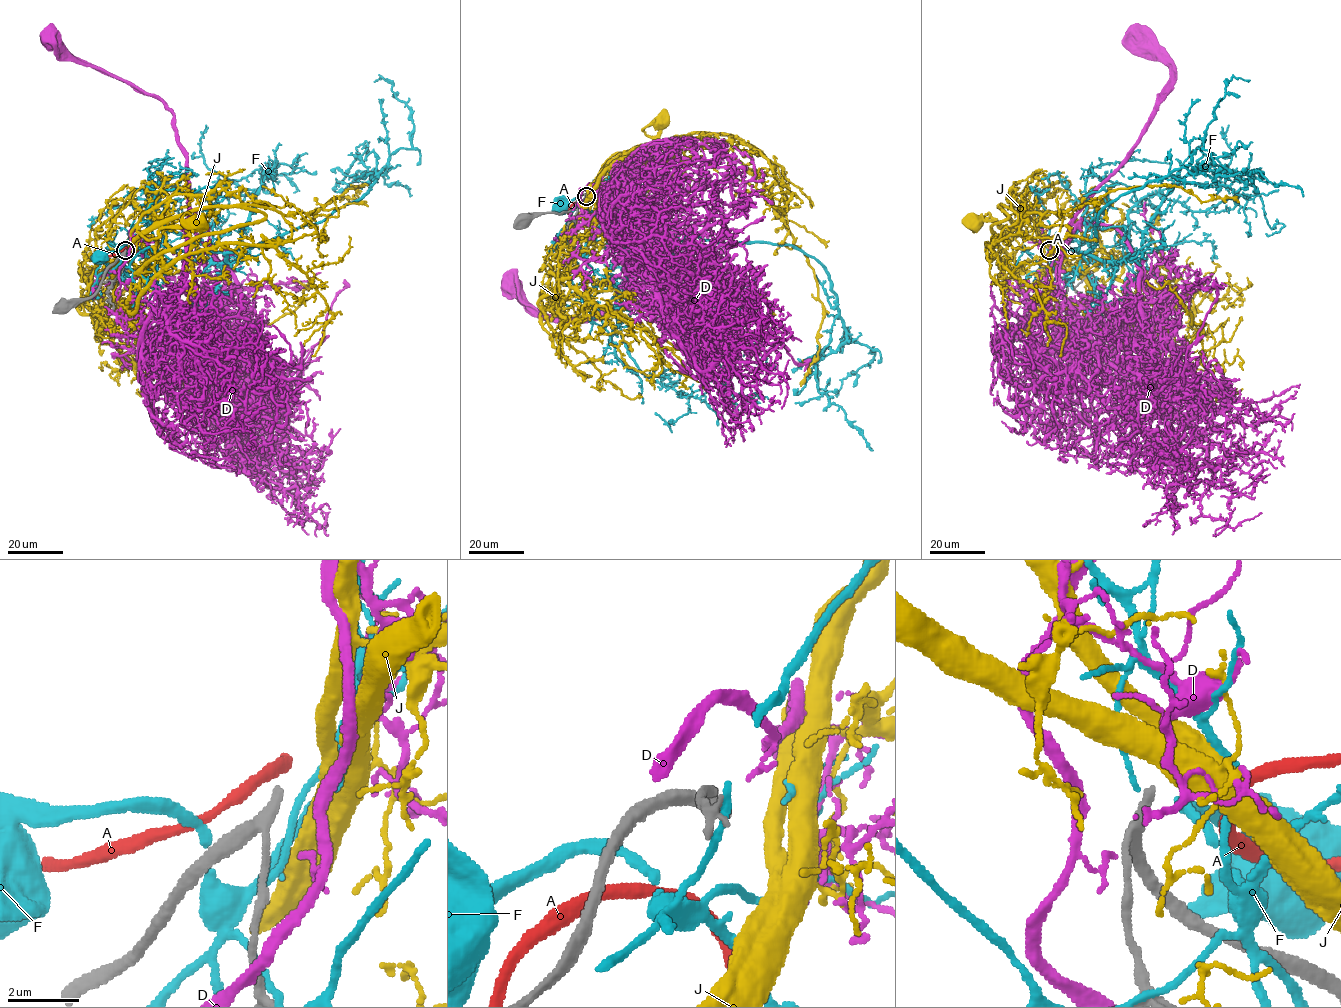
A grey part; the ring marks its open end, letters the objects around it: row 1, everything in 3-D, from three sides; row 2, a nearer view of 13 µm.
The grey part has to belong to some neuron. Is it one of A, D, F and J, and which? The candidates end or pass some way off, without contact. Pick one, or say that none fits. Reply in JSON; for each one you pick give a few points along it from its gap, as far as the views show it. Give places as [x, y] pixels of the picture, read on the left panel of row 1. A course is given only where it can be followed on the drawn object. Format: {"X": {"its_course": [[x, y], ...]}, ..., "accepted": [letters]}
{"accepted": []}

